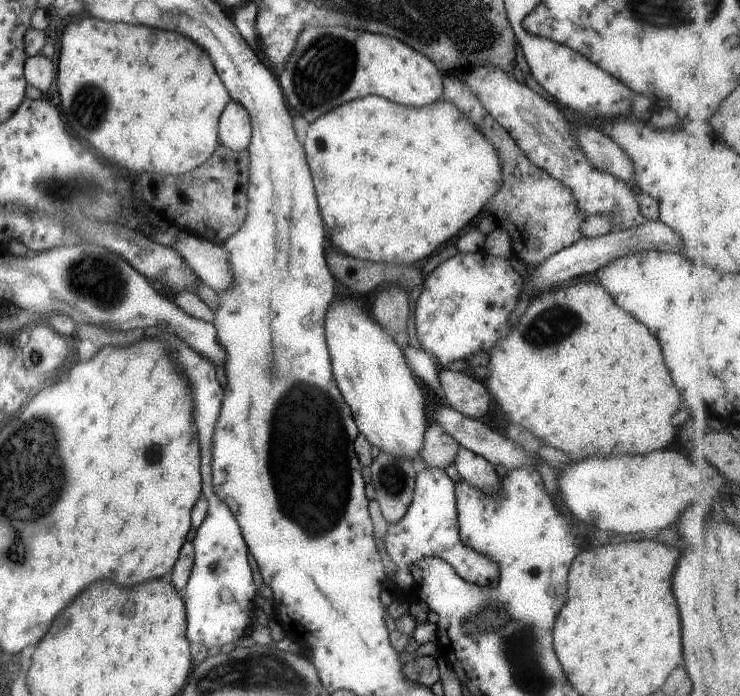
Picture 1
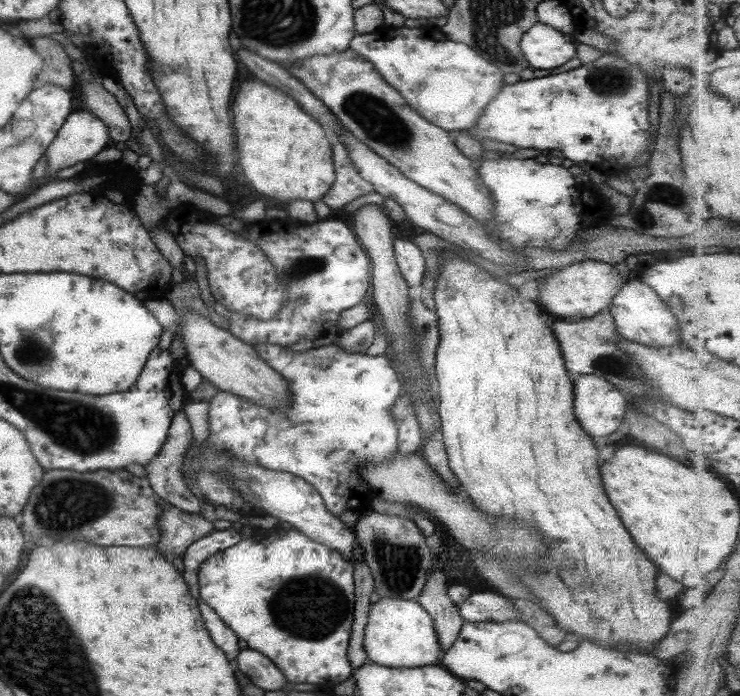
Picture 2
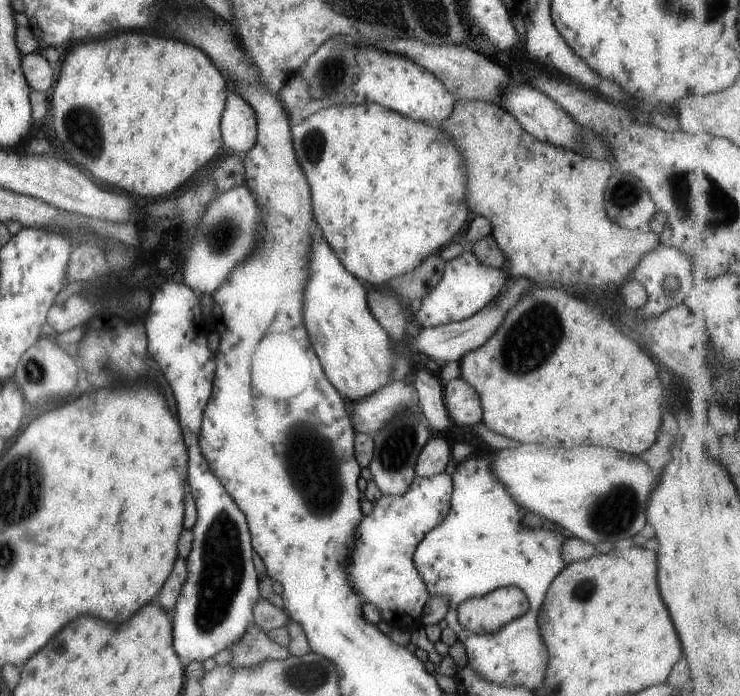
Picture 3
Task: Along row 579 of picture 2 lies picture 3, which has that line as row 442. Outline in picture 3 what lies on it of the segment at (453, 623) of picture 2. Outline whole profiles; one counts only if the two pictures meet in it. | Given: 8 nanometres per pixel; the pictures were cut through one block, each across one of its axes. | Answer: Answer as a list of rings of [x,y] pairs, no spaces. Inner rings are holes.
[[[431,437],[415,465],[416,477],[431,478],[444,473],[452,461],[452,451],[444,438]]]

